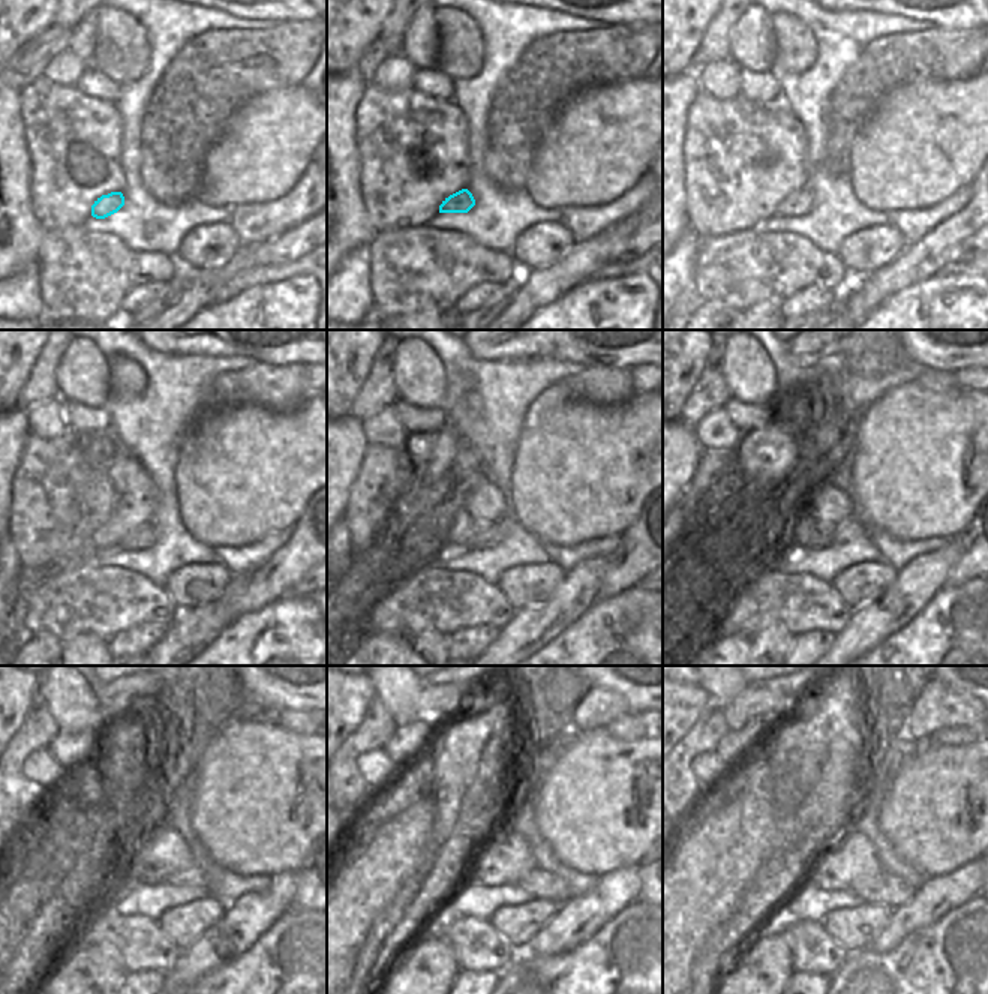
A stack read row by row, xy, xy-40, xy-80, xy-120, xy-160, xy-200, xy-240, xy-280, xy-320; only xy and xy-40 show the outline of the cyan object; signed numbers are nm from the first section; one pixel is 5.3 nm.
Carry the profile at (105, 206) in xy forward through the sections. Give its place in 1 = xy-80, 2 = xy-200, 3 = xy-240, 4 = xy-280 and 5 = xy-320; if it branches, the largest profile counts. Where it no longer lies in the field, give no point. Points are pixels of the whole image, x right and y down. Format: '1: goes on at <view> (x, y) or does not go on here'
1: goes on at xy-80 (801, 203)
2: goes on at xy-200 (852, 528)
3: goes on at xy-240 (194, 877)
4: goes on at xy-280 (541, 885)
5: goes on at xy-320 (885, 888)

